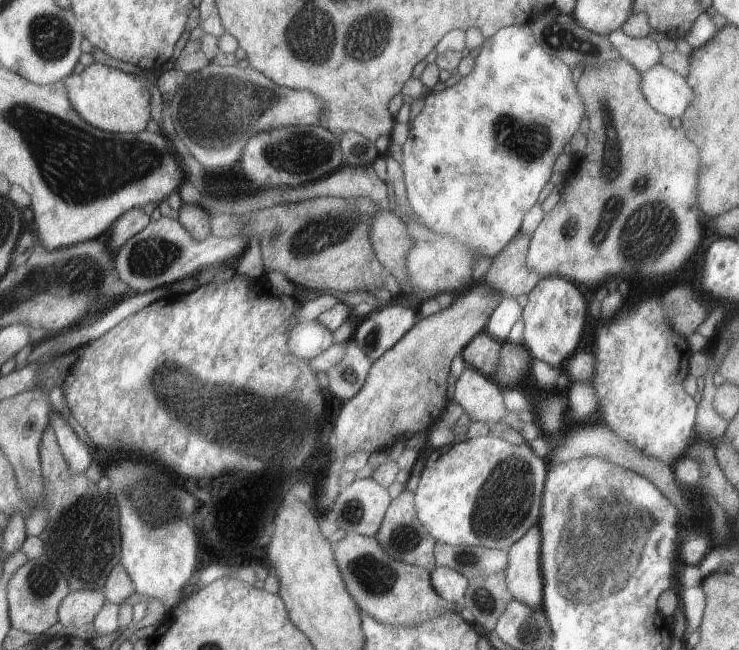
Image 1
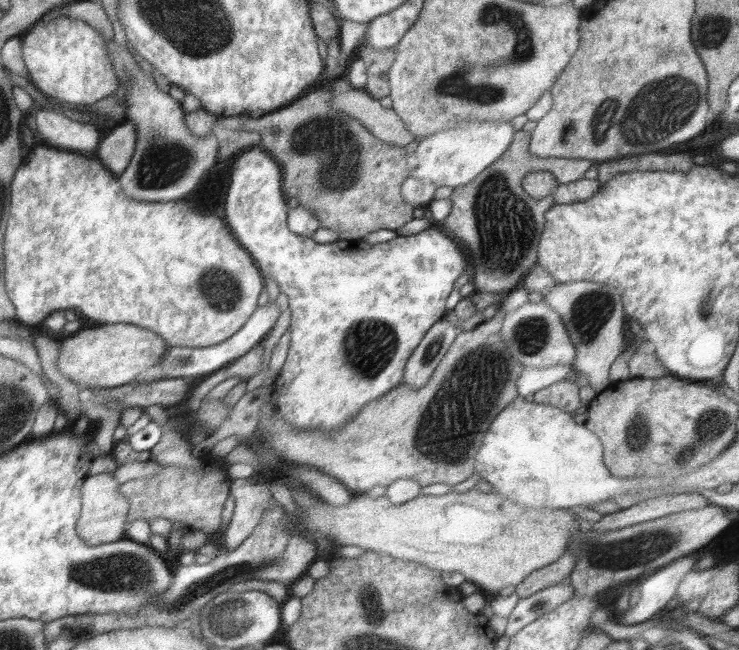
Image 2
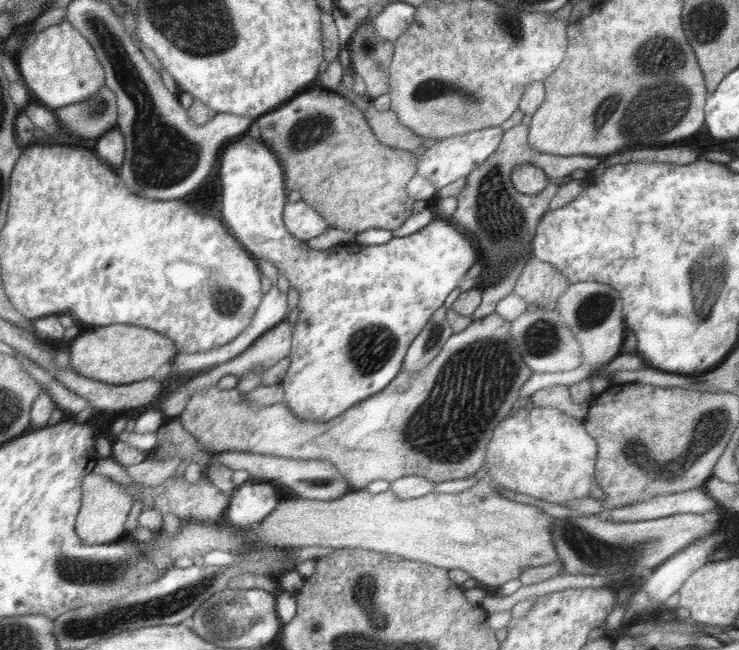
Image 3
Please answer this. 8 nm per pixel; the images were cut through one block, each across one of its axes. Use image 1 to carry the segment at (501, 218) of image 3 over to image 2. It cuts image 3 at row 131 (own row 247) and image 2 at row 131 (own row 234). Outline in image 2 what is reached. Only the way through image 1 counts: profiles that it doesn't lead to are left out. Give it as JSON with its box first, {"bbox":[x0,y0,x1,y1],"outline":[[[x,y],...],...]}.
{"bbox":[440,129,596,293],"outline":[[[523,129],[517,130],[512,137],[508,148],[486,170],[480,172],[472,182],[458,186],[452,192],[450,200],[452,209],[446,220],[440,224],[442,230],[454,238],[468,255],[473,266],[473,284],[476,290],[487,293],[498,293],[518,288],[529,270],[538,265],[538,244],[542,238],[545,227],[546,212],[554,205],[553,195],[544,196],[542,200],[532,199],[522,187],[524,176],[530,172],[547,171],[554,174],[556,181],[561,184],[569,184],[584,178],[585,172],[596,164],[588,159],[567,158],[540,158],[530,152],[529,144],[531,132]]]}

